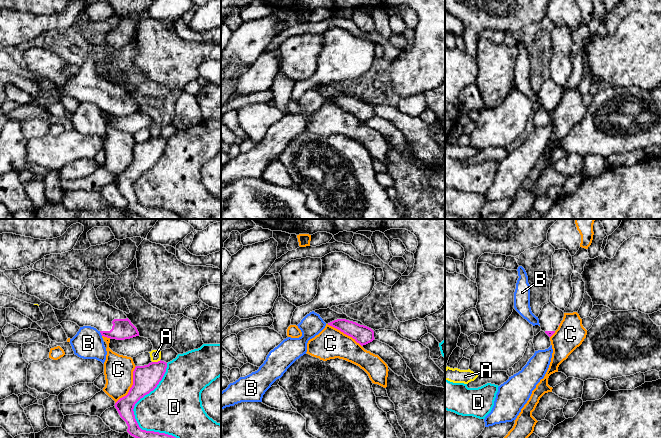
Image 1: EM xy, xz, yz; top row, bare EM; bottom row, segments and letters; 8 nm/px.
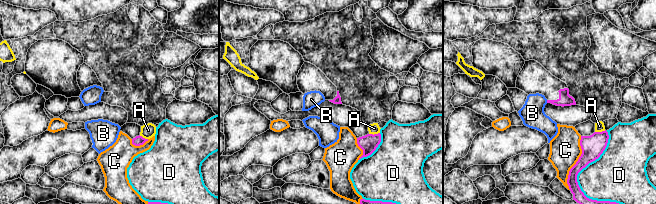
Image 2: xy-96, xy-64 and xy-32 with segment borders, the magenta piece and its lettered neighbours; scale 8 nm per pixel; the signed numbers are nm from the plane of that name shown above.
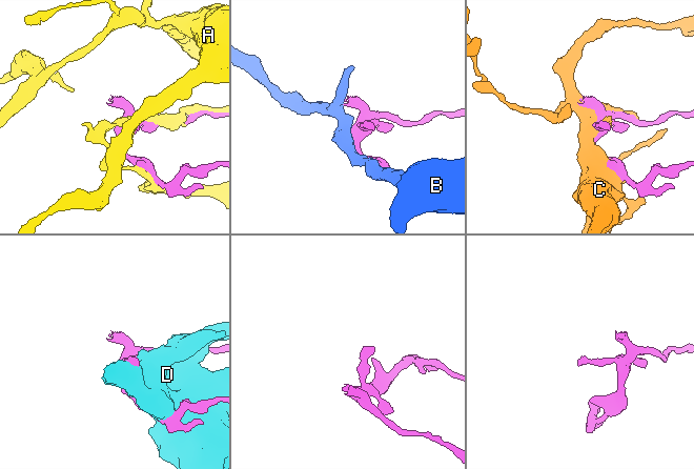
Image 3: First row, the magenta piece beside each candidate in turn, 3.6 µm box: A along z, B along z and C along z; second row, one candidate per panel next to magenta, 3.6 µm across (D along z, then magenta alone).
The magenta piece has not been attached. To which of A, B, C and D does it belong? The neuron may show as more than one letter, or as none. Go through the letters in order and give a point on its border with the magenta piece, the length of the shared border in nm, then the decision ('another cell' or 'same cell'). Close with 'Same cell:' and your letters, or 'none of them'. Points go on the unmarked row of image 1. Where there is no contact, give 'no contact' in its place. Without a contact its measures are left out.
A: xy (156, 138) | 70 nm | another cell
B: xy (100, 108) | 50 nm | another cell
C: xy (132, 162) | 340 nm | another cell
D: xy (134, 191) | 650 nm | another cell
Same cell: none of them

